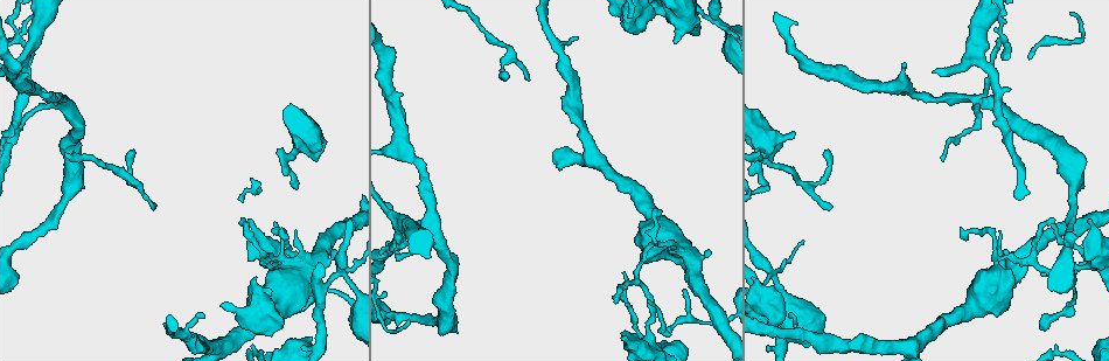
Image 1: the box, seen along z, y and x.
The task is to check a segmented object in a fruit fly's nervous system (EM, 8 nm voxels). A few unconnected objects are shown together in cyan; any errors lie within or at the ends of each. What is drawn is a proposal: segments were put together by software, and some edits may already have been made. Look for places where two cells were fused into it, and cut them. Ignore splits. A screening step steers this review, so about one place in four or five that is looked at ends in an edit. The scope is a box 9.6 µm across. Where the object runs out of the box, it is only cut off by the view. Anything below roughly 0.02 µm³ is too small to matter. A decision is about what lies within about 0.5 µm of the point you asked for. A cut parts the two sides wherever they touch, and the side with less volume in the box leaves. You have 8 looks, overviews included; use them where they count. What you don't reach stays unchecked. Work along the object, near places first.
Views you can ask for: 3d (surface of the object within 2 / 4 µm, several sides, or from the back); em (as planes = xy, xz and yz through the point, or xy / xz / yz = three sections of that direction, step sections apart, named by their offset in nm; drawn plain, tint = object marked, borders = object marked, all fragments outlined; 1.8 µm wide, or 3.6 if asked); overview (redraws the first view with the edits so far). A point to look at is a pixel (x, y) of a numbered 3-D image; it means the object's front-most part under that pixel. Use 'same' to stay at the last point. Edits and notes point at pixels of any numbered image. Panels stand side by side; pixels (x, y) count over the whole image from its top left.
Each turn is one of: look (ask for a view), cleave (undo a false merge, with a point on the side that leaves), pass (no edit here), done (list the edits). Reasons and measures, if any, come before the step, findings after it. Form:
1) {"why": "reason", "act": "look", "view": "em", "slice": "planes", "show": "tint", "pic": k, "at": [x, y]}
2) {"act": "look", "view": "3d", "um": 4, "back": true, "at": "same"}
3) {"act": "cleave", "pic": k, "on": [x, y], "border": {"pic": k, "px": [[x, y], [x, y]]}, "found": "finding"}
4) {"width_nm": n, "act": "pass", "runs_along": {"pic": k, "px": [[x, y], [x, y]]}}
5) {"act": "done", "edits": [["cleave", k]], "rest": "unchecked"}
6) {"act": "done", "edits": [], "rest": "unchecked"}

{"why": "abrupt turn", "act": "look", "view": "em", "slice": "xz", "step": 16, "show": "borders", "pic": 1, "at": [646, 349]}

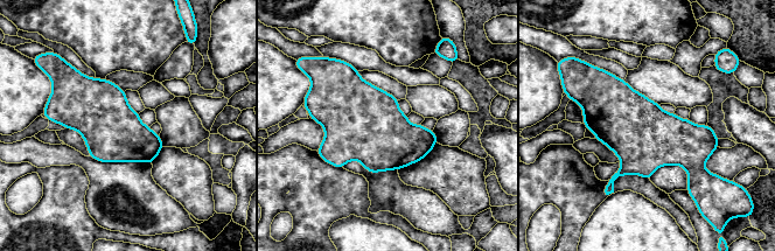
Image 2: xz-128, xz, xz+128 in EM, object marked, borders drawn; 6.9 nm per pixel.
{"act": "pass", "found": "continuous, no second cell"}

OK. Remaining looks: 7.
{"act": "look", "view": "em", "um": 3.6, "slice": "planes", "show": "tint", "pic": 1, "at": [341, 273]}

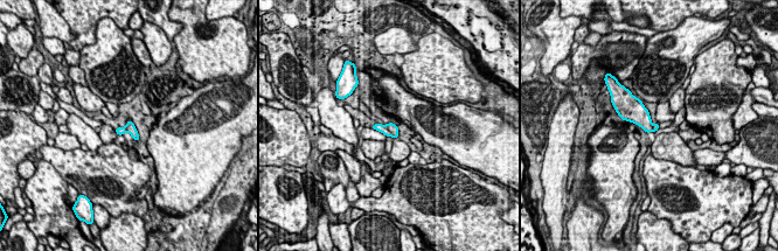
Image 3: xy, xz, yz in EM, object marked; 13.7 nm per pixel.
{"act": "cleave", "pic": 3, "on": [393, 129], "border": {"pic": 3, "px": [[384, 125], [394, 137]]}, "found": "two cells meet here"}

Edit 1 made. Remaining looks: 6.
{"why": "redraw", "act": "look", "view": "overview"}

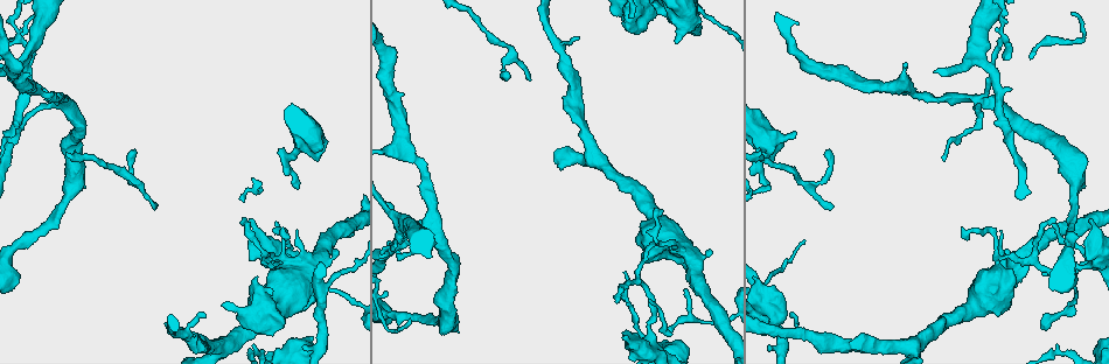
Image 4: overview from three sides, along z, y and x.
{"why": "sharp bend", "act": "look", "view": "em", "slice": "planes", "show": "tint", "pic": 4, "at": [806, 182]}

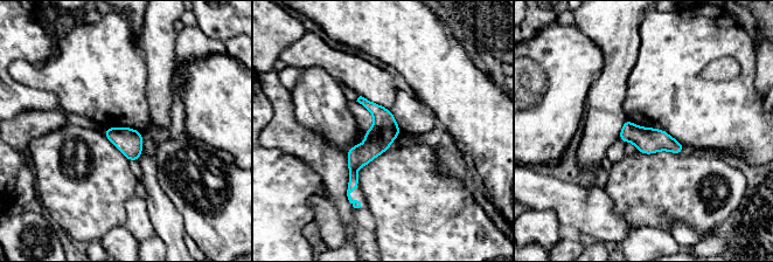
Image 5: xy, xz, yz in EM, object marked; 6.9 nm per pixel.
{"act": "pass", "found": "all the same cell"}

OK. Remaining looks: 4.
{"act": "done", "edits": [["cleave", 3]], "rest": "unchecked"}

